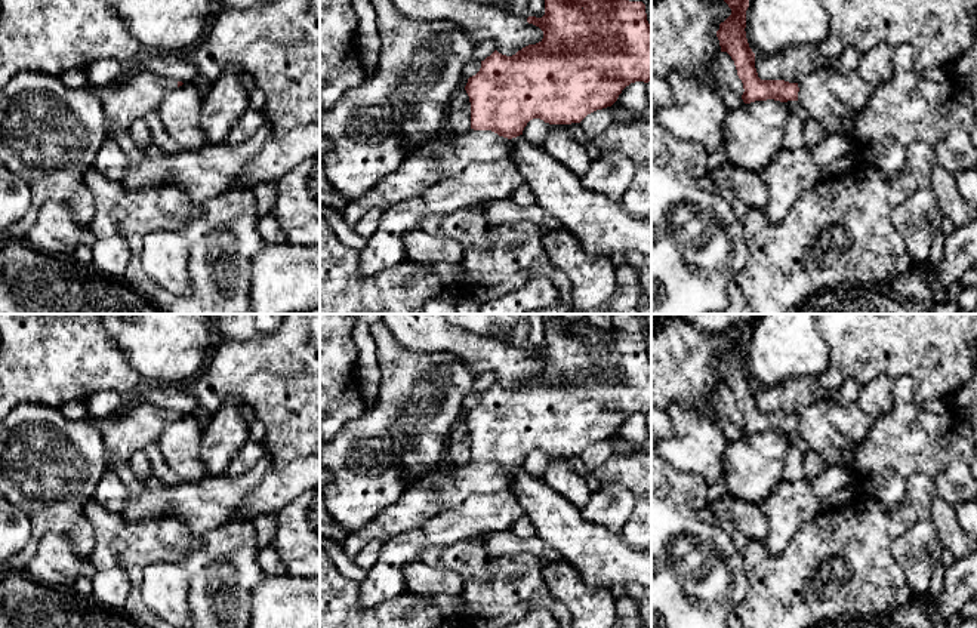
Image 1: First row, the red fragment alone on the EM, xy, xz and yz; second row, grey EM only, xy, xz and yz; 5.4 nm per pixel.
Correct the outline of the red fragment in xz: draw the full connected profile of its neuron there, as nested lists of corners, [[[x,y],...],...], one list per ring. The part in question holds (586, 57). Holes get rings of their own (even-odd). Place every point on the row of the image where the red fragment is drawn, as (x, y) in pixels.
[[[545,0],[545,15],[528,16],[527,22],[543,31],[539,43],[512,56],[494,50],[481,61],[480,71],[468,78],[465,90],[471,102],[471,130],[463,135],[446,132],[423,144],[363,197],[346,203],[340,212],[351,227],[370,209],[397,206],[474,163],[506,157],[508,145],[500,138],[523,135],[533,118],[549,124],[580,123],[588,114],[611,107],[631,83],[651,81],[651,25],[642,1]]]

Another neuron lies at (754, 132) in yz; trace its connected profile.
[[[767,99],[728,110],[724,153],[728,163],[759,172],[782,150],[786,118],[792,111],[780,101]]]

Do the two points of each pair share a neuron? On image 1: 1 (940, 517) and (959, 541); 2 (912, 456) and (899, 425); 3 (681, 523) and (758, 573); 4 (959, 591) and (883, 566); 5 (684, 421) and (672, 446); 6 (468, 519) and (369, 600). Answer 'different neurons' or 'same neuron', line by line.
1: same neuron
2: same neuron
3: different neurons
4: different neurons
5: same neuron
6: same neuron

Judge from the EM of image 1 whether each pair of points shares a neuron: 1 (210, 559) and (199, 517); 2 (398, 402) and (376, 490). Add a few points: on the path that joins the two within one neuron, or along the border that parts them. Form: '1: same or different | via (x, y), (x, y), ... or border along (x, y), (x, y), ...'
1: different | border along (173, 516), (194, 535), (206, 535), (231, 519)
2: same | via (398, 424), (398, 436), (376, 458), (376, 468)

